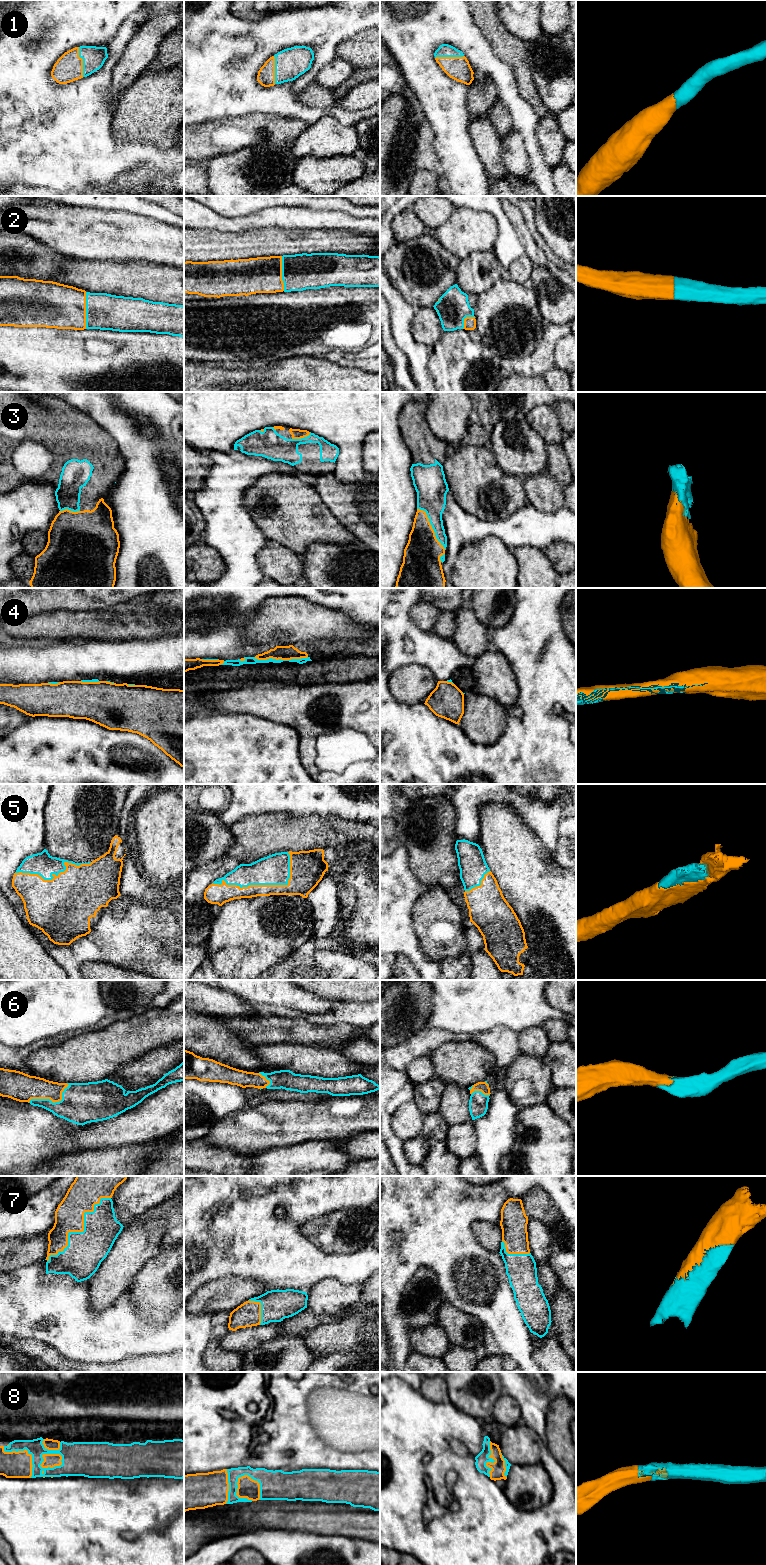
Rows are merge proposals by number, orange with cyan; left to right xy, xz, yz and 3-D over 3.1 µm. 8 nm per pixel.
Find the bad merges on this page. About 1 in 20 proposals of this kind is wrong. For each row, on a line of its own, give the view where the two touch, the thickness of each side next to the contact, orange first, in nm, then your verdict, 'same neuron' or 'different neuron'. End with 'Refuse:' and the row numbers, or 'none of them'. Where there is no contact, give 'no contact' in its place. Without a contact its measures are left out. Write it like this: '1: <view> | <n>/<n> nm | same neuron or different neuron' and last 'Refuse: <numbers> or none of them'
1: xy | 220/180 nm | same neuron
2: xy | 360/300 nm | same neuron
3: yz | 300/240 nm | same neuron
4: xz | 110/60 nm | same neuron
5: xz | 120/240 nm | same neuron
6: xy | 200/320 nm | same neuron
7: xy | 240/300 nm | same neuron
8: xz | 160/240 nm | same neuron
Refuse: none of them

